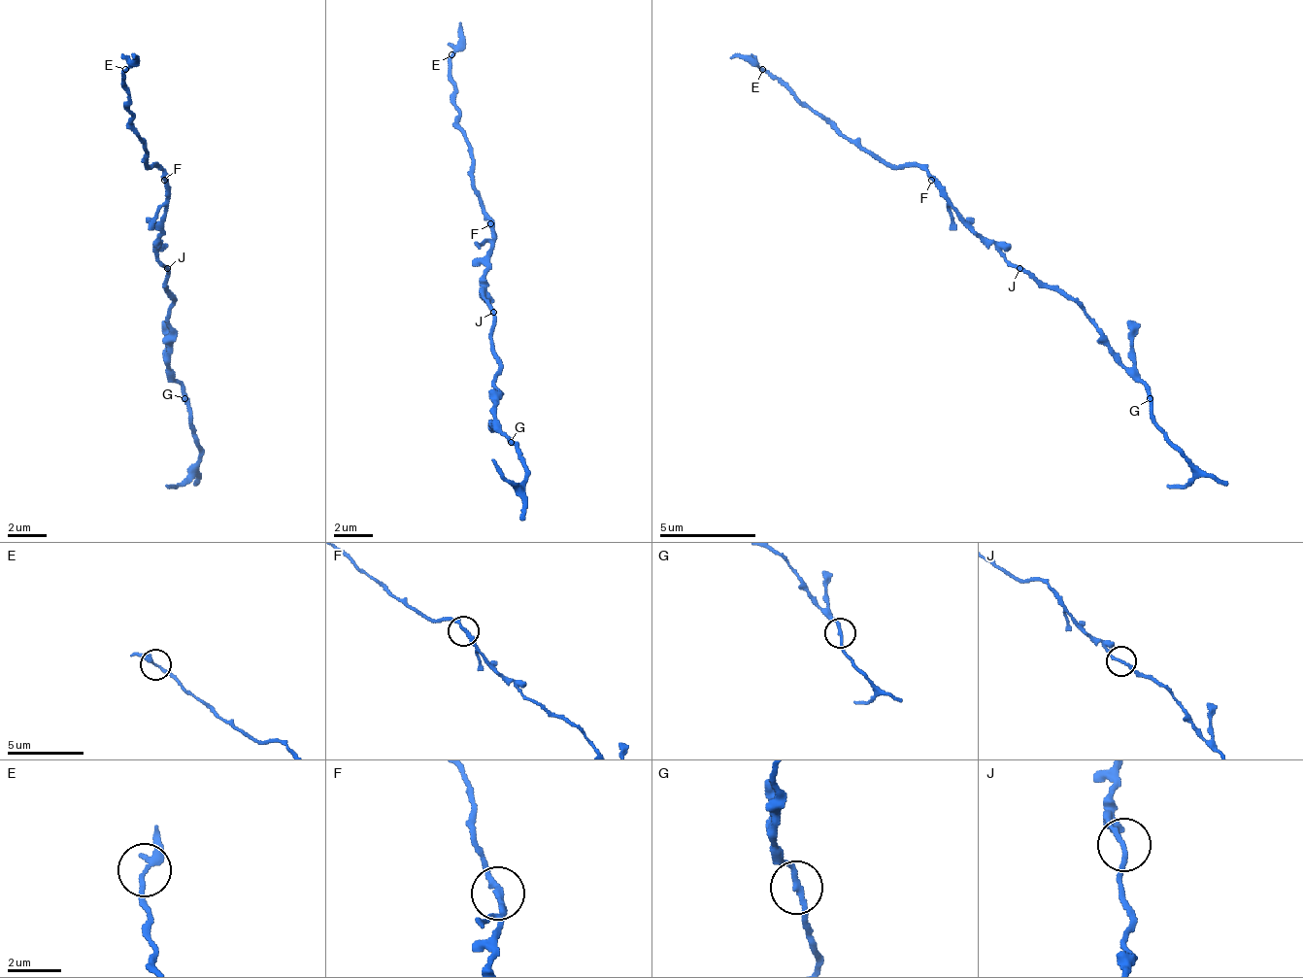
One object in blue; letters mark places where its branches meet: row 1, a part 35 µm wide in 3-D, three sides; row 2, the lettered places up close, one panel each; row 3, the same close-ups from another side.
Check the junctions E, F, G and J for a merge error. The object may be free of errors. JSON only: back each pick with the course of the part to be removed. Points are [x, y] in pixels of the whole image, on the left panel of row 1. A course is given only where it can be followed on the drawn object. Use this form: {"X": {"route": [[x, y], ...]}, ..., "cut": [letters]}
{"cut": []}

